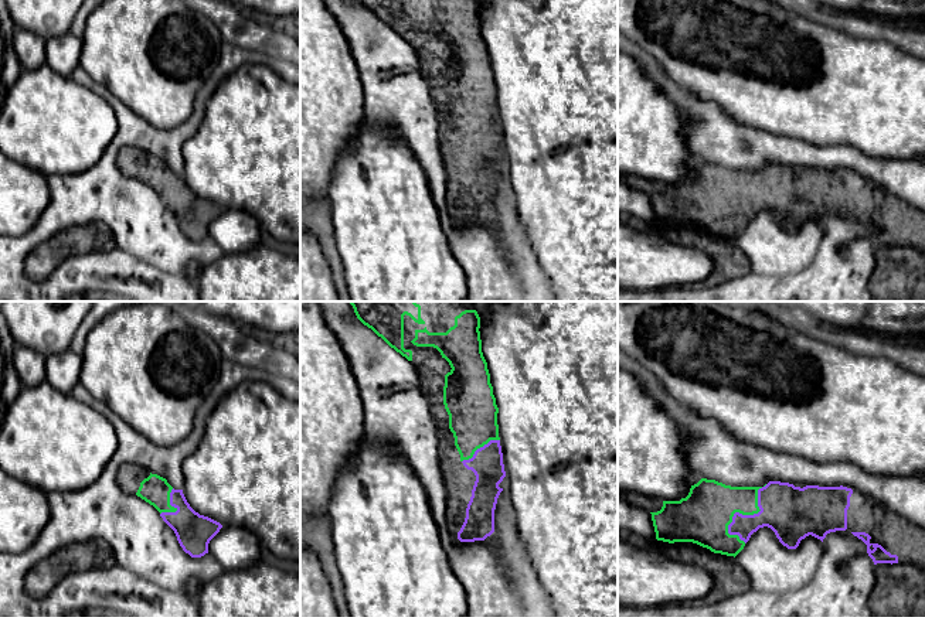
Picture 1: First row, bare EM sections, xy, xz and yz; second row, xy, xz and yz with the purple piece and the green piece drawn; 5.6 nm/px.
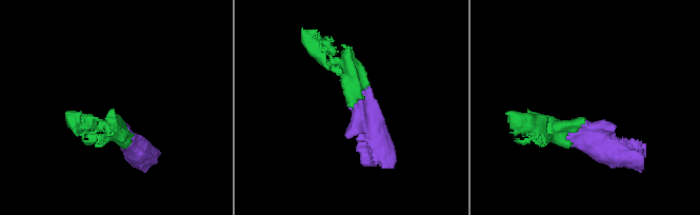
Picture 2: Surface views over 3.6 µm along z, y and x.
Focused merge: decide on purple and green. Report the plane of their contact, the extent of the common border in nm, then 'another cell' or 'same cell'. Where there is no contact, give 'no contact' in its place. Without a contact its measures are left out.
contact in yz; length 360 nm; same cell

